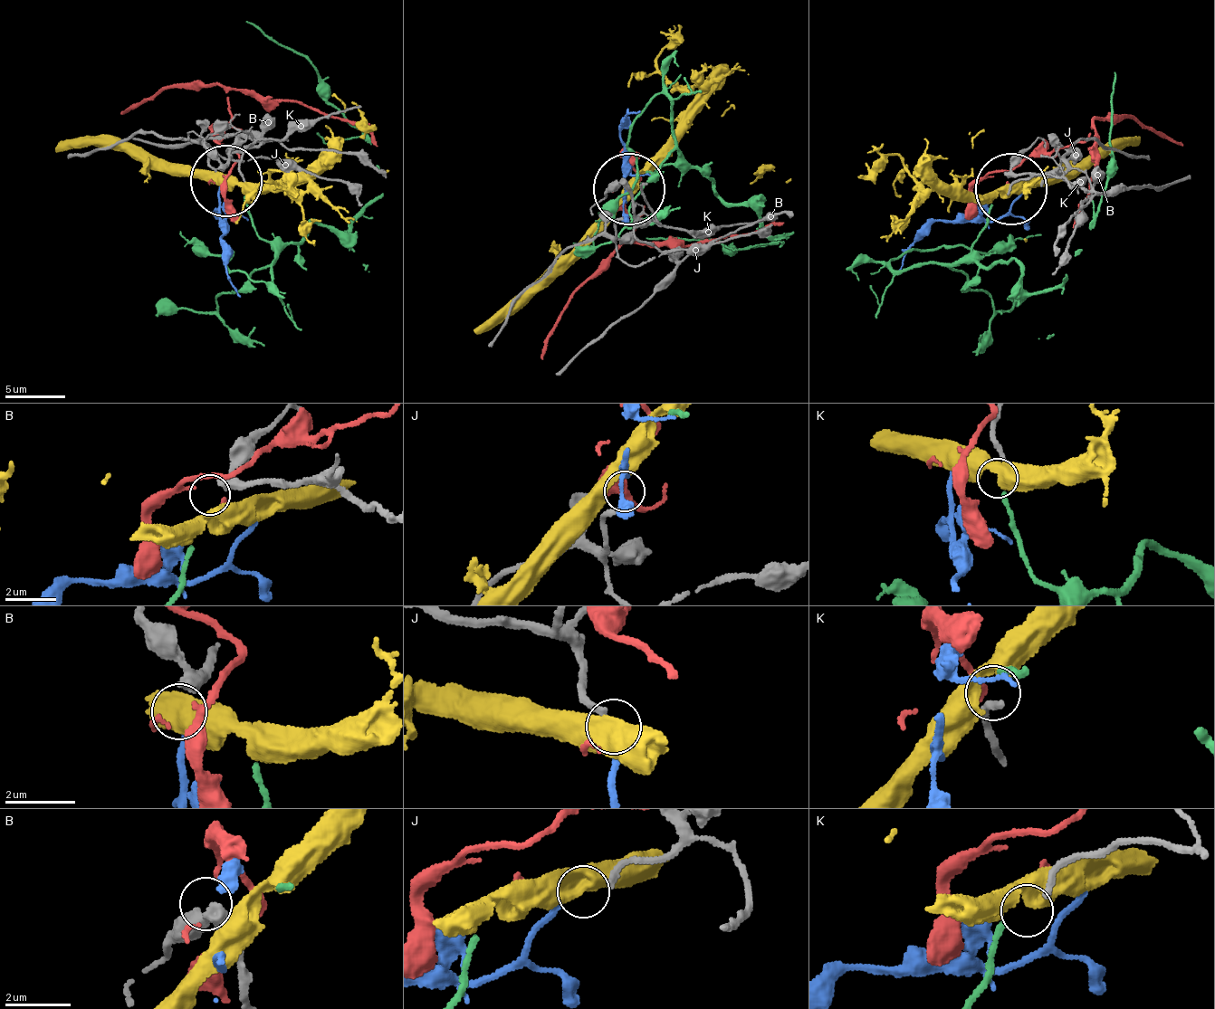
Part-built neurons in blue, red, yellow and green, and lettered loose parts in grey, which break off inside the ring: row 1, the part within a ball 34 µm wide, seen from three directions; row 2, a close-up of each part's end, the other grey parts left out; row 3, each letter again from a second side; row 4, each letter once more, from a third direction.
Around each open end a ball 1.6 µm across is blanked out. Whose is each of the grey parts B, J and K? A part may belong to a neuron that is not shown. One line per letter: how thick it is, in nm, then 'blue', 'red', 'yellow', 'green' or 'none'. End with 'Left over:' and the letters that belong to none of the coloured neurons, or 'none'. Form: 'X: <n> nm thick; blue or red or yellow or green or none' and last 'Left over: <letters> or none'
B: 320 nm thick; none
J: 190 nm thick; blue
K: 180 nm thick; green
Left over: B

